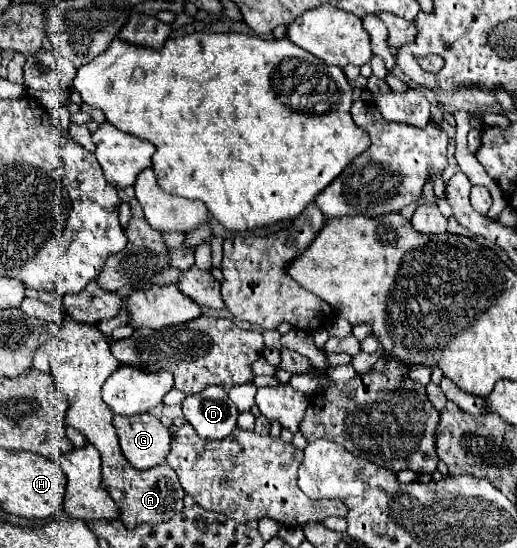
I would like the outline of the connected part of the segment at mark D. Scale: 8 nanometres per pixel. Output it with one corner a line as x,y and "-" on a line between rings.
206,387
202,393
186,397
182,411
200,439
224,439
236,429
238,409
220,387

